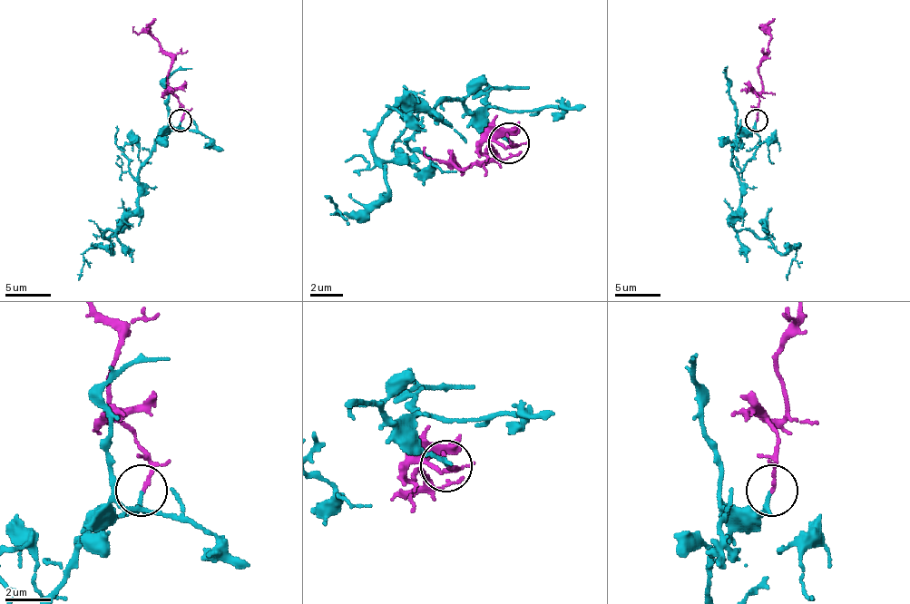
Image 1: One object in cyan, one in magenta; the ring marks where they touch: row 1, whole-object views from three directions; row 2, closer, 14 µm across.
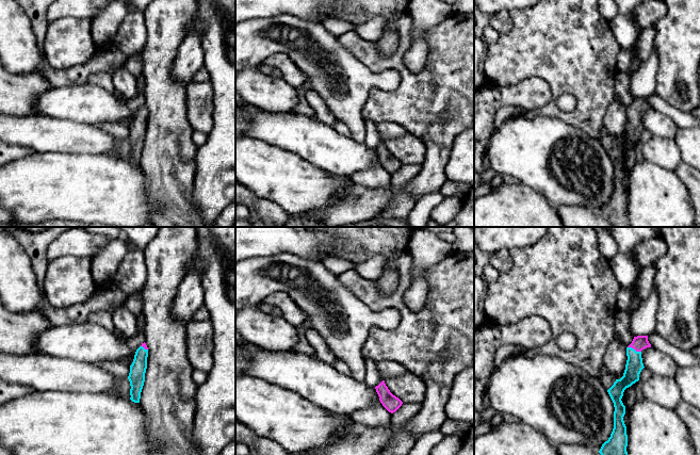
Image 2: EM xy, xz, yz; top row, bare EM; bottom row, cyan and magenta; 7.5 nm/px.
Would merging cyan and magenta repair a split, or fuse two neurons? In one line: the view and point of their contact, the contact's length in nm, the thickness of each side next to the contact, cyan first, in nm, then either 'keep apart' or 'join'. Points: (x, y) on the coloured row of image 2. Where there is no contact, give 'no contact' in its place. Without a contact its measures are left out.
yz (634, 350) | 110 nm | 130/110 nm | join

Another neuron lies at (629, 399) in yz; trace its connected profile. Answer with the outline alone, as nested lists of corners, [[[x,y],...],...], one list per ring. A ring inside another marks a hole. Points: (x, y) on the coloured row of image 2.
[[[635,384],[624,390],[621,401],[625,406],[625,415],[623,417],[623,421],[628,429],[630,411],[635,402],[637,401],[635,393]]]

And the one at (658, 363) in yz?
[[[652,346],[641,351],[641,358],[644,367],[647,368],[652,375],[674,377],[679,368],[670,356]]]

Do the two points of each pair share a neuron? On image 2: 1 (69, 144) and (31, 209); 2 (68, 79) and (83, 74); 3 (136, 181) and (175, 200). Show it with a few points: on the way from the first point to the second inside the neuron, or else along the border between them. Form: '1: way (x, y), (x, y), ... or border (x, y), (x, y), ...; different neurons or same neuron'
1: border (38, 151), (88, 153); different neurons
2: way (71, 76), (80, 75); same neuron
3: border (139, 164), (145, 175), (152, 211); different neurons

